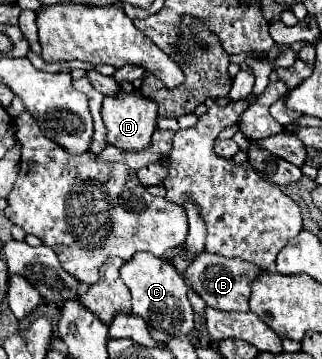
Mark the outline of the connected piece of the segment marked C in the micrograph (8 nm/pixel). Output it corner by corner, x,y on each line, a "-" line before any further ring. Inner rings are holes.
137,252
123,264
121,278
131,292
133,314
147,322
147,328
155,340
165,342
193,330
193,310
187,300
187,284
183,276
175,272
175,266
169,260
157,258
151,252

